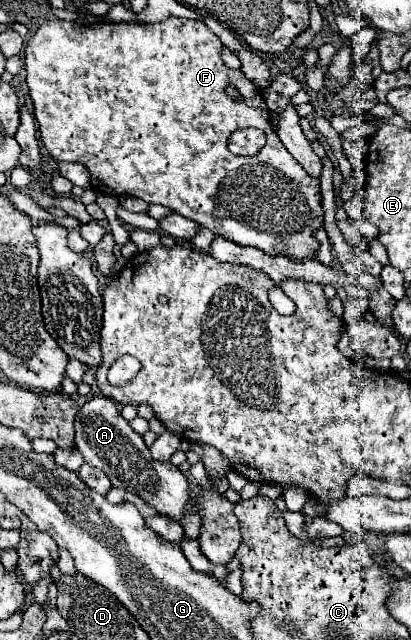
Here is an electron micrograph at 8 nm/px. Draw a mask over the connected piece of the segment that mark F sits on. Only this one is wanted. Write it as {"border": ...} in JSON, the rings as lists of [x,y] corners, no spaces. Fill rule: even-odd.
{"border":[[[169,17],[161,23],[95,23],[95,25],[75,25],[71,21],[61,21],[53,19],[43,23],[35,35],[27,41],[25,47],[25,69],[27,69],[27,85],[29,85],[29,95],[33,99],[35,107],[35,117],[41,125],[41,141],[45,149],[53,155],[55,161],[79,161],[83,163],[89,173],[91,173],[91,187],[97,193],[105,195],[133,195],[143,199],[145,203],[159,203],[169,207],[171,211],[211,229],[217,235],[223,235],[229,241],[235,241],[237,245],[251,245],[261,249],[267,255],[285,255],[291,261],[303,261],[307,257],[313,259],[313,255],[319,249],[319,241],[315,239],[315,231],[323,227],[323,199],[319,193],[319,181],[301,167],[291,155],[287,155],[287,149],[283,143],[279,143],[279,137],[275,135],[269,117],[271,111],[267,109],[267,103],[263,99],[263,91],[245,77],[243,71],[239,69],[229,69],[219,55],[219,37],[207,29],[205,23],[195,21],[195,19],[181,19],[181,17]],[[227,87],[235,87],[239,93],[239,99],[233,99],[227,95]],[[245,127],[257,127],[263,129],[267,135],[267,143],[263,149],[253,155],[253,157],[239,157],[229,153],[227,149],[227,139],[233,131],[245,129]],[[211,197],[213,211],[205,213],[205,201]]]}

